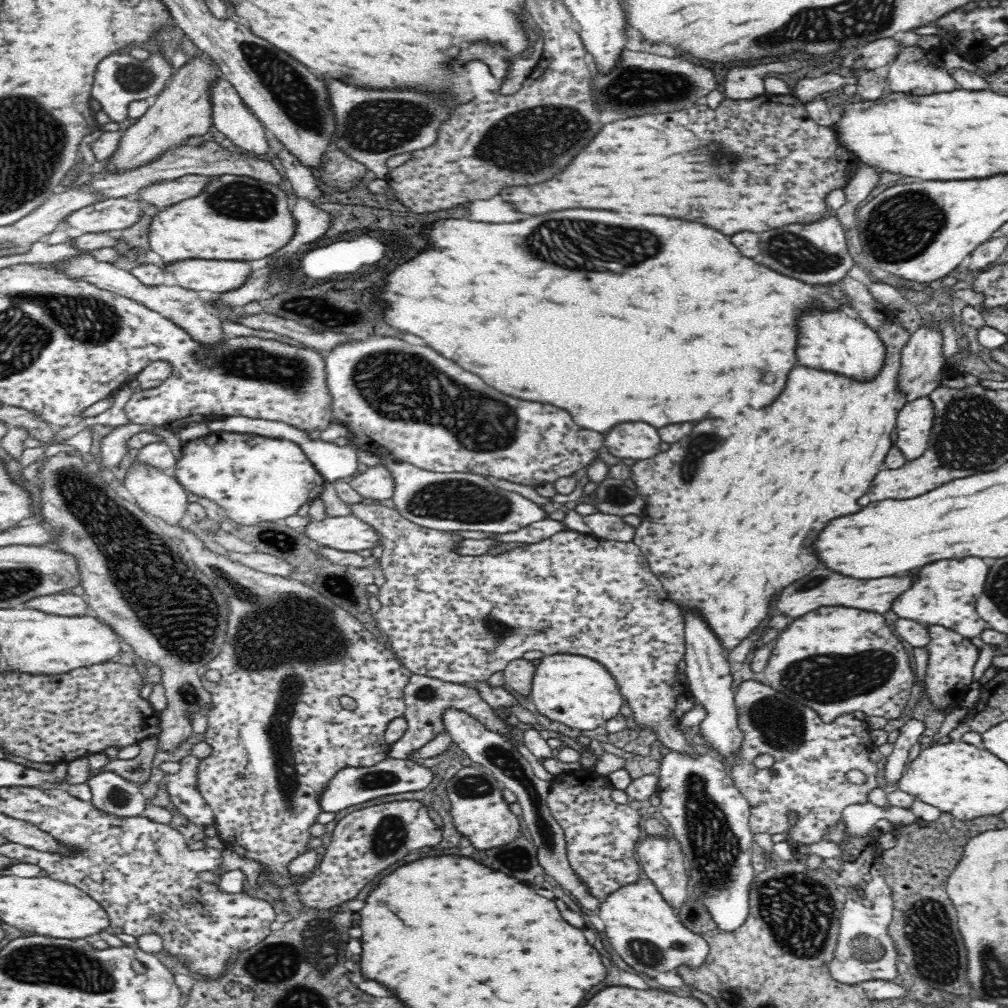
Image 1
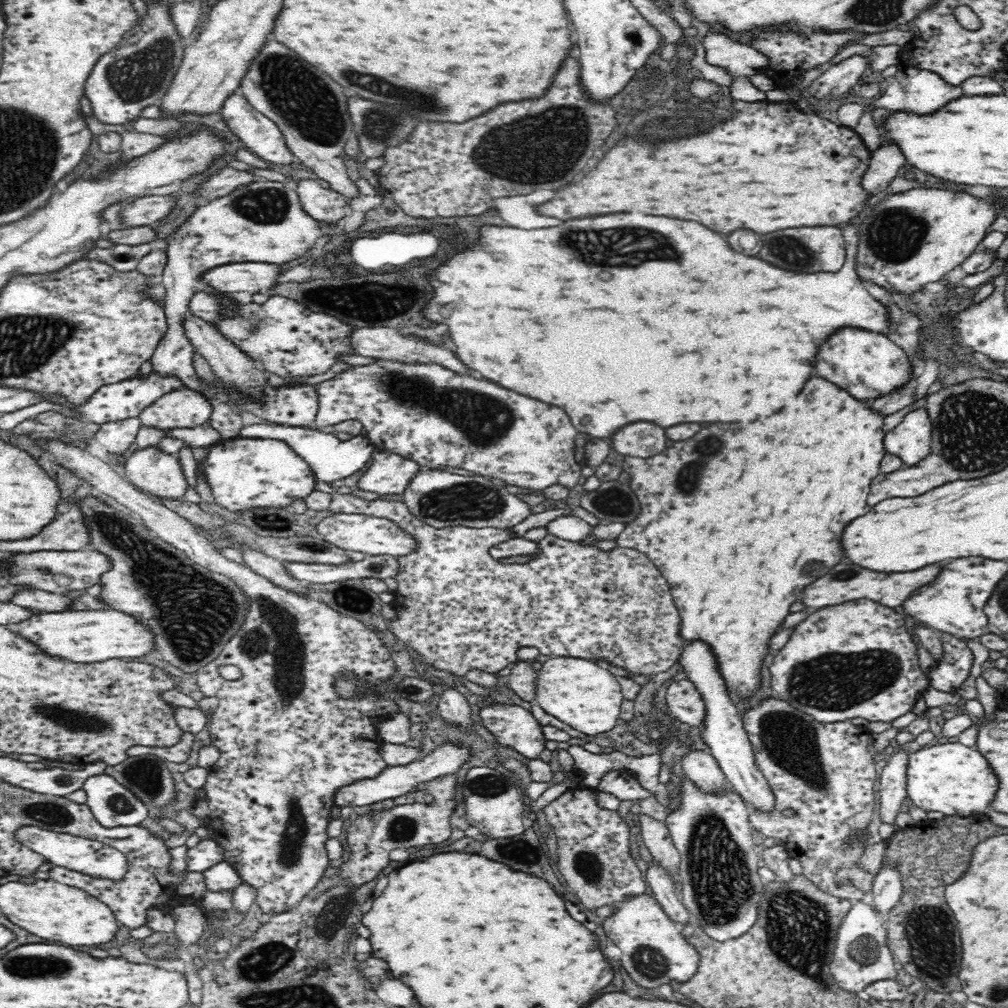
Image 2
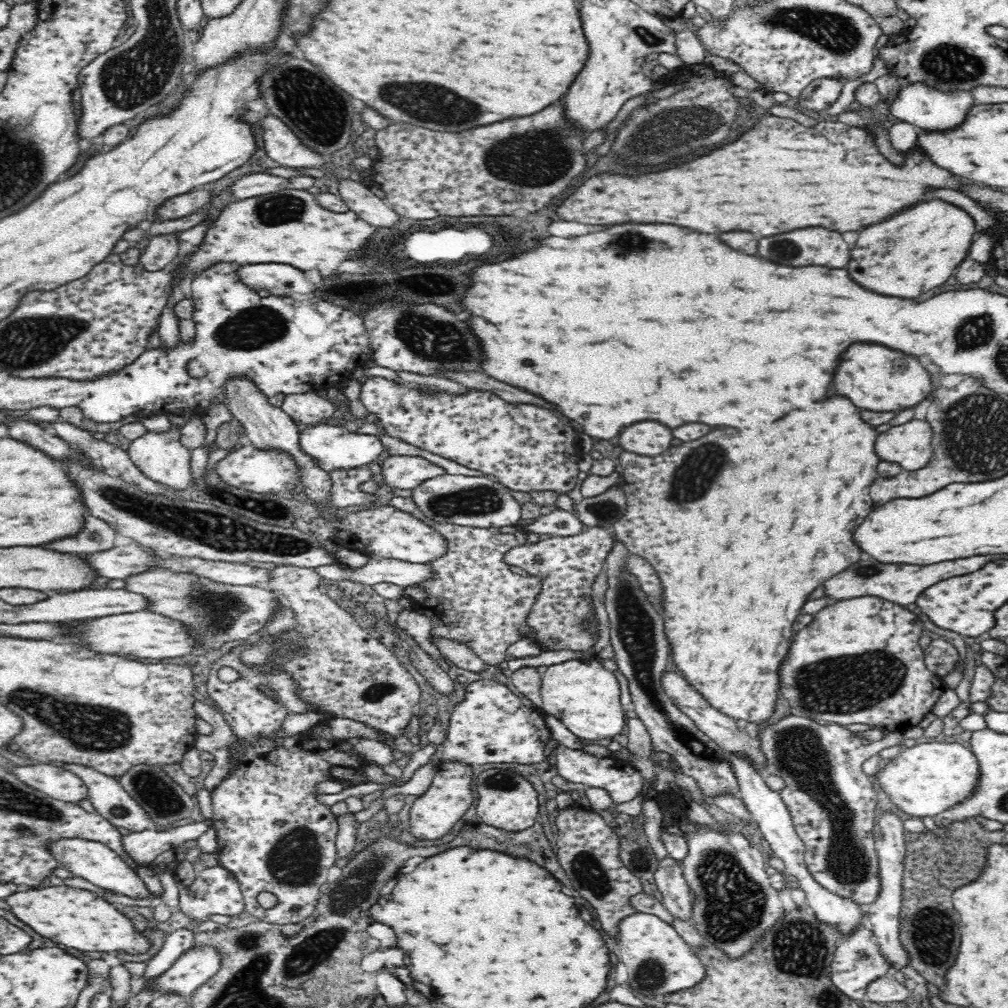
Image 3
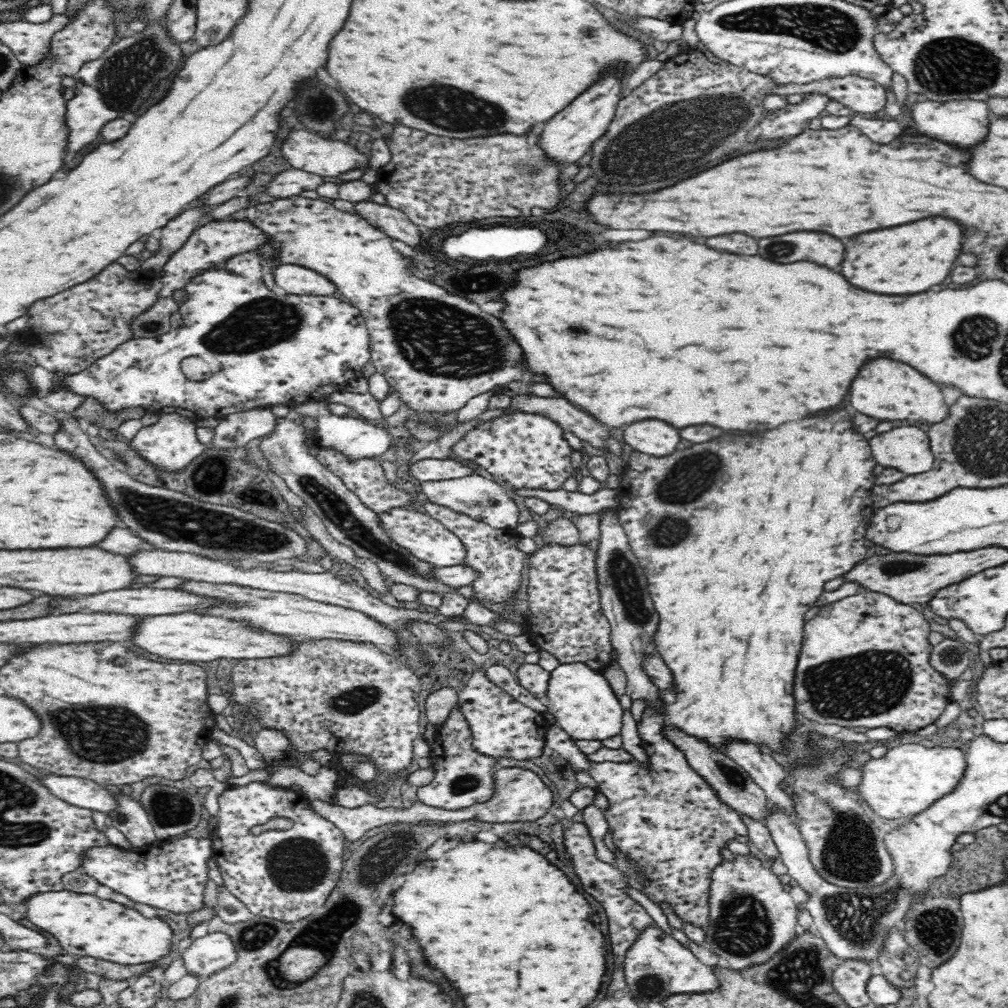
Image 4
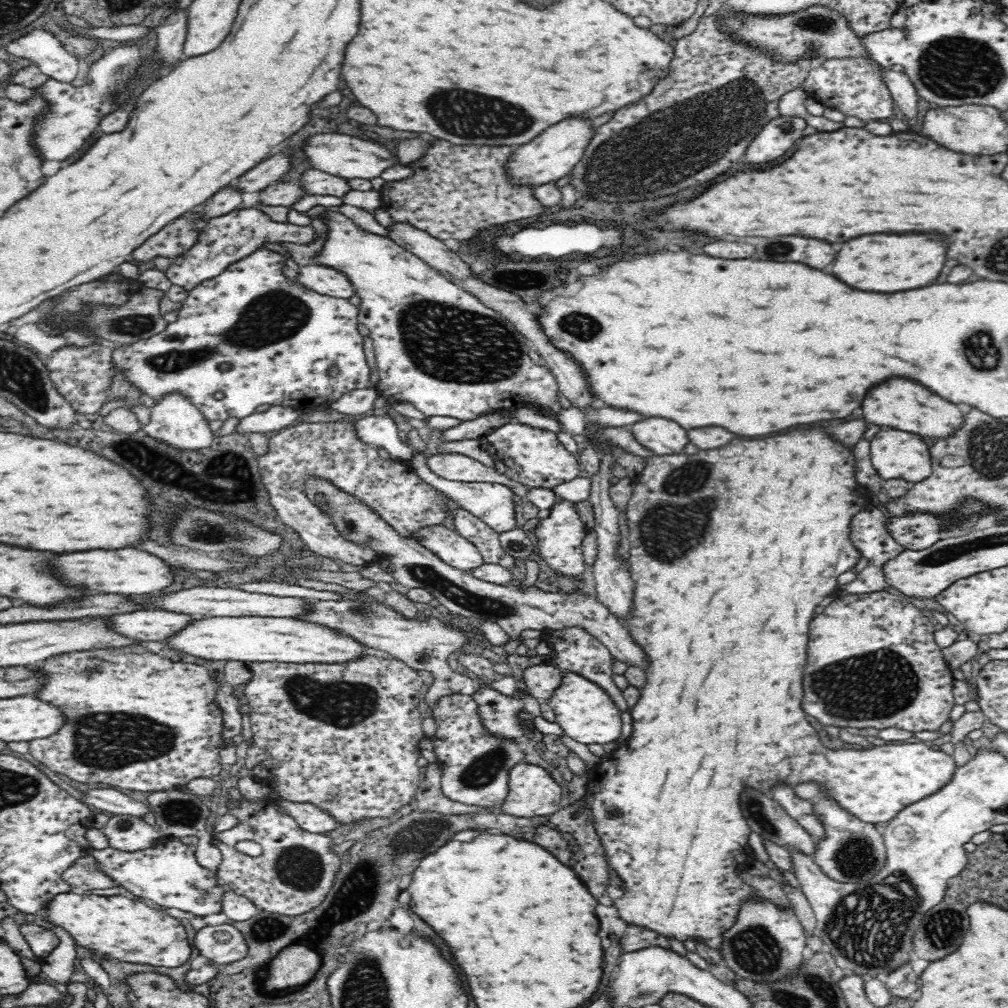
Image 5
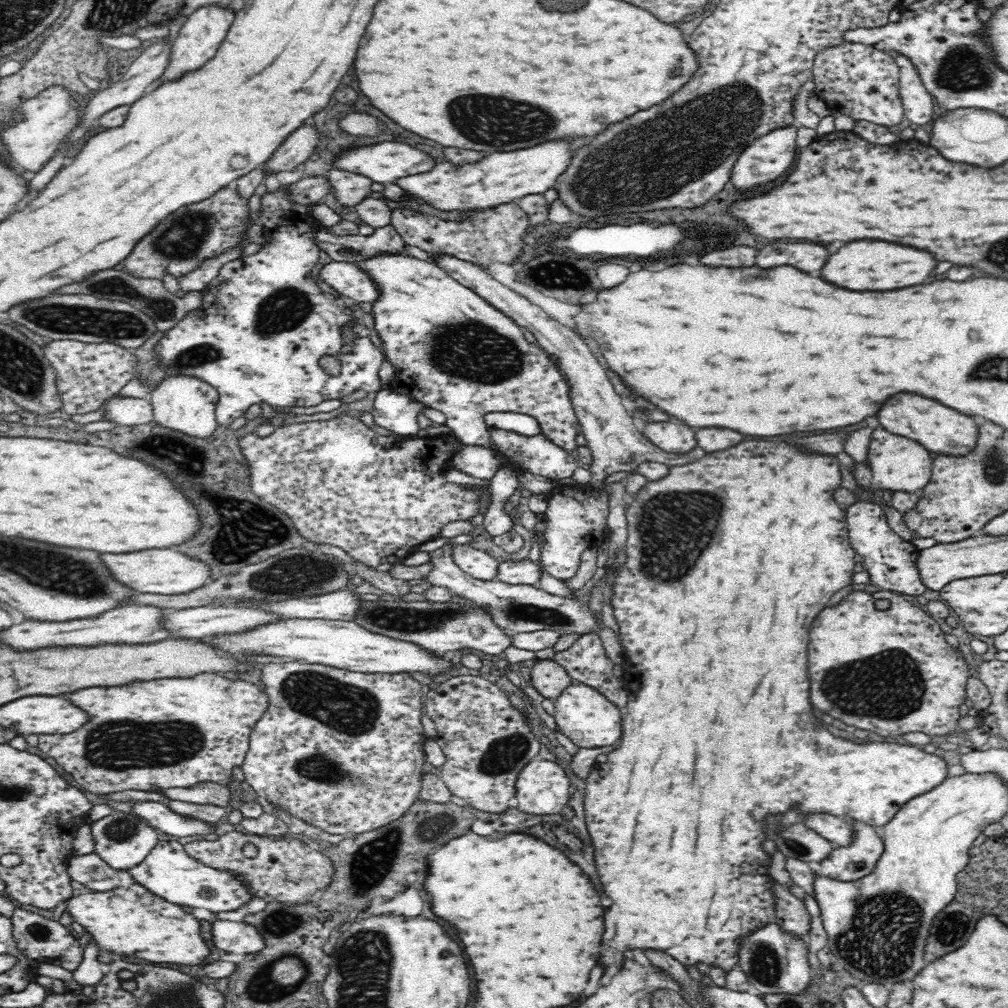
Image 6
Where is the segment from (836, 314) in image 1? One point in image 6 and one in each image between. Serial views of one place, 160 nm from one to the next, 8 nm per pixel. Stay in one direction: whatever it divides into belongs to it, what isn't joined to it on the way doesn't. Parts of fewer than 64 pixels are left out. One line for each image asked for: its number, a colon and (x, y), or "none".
2: (867, 364)
3: (875, 378)
4: (888, 390)
5: (899, 403)
6: (940, 429)

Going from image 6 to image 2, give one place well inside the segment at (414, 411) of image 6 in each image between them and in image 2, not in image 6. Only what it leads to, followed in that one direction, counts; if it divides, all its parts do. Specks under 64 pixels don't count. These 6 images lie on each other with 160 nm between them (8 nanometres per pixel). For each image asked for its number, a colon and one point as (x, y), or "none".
2: (331, 459)
3: (333, 448)
4: (354, 438)
5: (379, 431)

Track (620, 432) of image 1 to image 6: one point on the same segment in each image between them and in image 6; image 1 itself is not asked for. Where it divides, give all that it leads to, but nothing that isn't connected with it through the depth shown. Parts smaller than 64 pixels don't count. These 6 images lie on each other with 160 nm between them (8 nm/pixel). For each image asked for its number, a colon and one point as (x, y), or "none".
2: (643, 439)
3: (647, 439)
4: (657, 439)
5: (662, 437)
6: (676, 438)

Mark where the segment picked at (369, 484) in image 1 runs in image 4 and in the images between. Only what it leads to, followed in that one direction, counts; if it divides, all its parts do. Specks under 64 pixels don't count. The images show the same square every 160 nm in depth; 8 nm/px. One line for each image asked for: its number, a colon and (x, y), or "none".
2: (389, 473)
3: (405, 472)
4: (430, 469)

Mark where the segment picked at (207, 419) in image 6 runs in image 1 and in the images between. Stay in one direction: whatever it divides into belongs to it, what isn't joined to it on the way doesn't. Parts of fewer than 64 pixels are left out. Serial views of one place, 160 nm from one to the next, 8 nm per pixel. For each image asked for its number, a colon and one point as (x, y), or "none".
1: (157, 492)
2: (153, 472)
3: (160, 456)
4: (171, 444)
5: (175, 421)

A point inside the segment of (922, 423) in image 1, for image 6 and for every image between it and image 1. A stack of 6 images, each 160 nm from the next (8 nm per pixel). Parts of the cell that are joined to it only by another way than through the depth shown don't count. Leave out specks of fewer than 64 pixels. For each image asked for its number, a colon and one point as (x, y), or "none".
2: (911, 439)
3: (909, 444)
4: (907, 448)
5: (895, 454)
6: (896, 462)

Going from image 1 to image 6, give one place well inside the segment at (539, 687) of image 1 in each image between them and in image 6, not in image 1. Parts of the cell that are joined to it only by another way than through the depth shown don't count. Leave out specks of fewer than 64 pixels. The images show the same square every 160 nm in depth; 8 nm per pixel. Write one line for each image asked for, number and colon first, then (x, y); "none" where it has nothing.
2: (582, 693)
3: (583, 694)
4: (584, 704)
5: (586, 712)
6: (583, 714)

